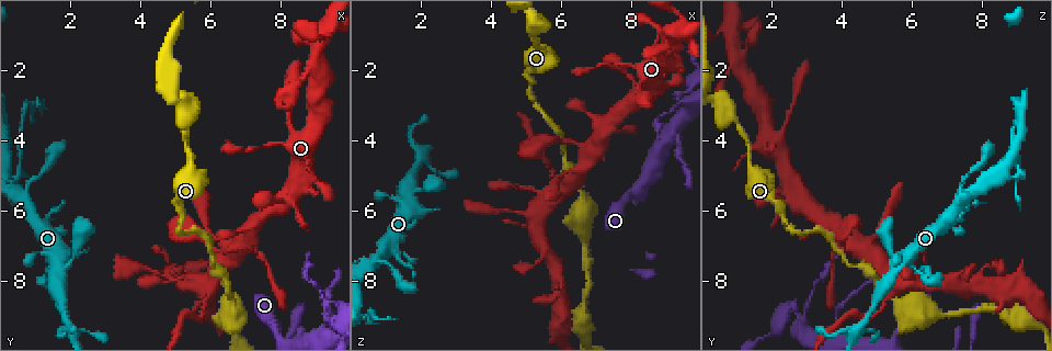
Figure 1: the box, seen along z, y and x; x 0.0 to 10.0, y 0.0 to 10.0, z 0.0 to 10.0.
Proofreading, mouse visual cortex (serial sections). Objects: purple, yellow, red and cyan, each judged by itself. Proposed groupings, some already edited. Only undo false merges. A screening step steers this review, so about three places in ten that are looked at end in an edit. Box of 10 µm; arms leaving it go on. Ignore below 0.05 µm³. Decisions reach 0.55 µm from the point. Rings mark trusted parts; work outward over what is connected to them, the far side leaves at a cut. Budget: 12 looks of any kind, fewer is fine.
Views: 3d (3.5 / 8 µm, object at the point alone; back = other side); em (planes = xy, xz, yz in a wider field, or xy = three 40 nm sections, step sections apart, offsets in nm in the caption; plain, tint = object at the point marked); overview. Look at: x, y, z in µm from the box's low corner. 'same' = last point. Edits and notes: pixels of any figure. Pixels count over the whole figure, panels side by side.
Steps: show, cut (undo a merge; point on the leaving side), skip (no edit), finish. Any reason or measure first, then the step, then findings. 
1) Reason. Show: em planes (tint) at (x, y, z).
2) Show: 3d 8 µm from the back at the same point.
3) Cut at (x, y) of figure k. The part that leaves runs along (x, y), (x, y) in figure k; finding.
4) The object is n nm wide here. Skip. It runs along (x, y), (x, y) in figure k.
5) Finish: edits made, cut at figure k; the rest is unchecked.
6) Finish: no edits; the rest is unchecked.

Sharp bend. Show: 3d 8 µm at (9.35, 8.80, 2.75).

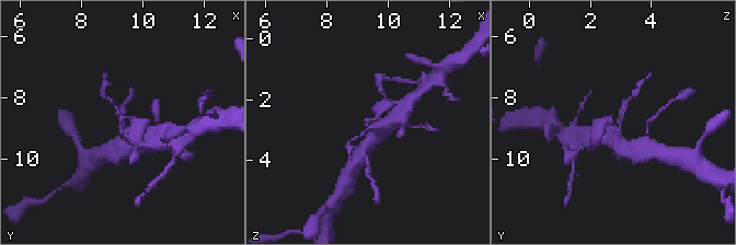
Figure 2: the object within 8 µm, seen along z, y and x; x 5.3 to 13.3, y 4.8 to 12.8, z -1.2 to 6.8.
Show: 3d 3.5 µm from the back at the same point.

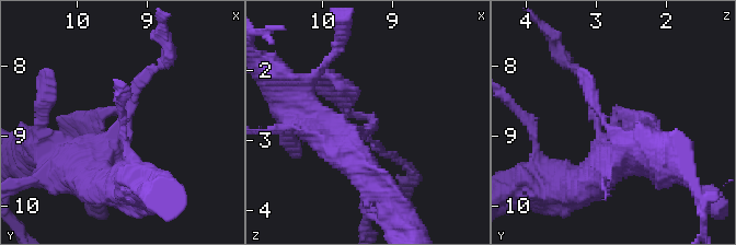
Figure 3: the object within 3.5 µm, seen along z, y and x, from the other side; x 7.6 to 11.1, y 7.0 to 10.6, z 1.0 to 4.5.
Need the tissue. Show: em xy step 2 (tint) at (9.30, 8.80, 2.75).

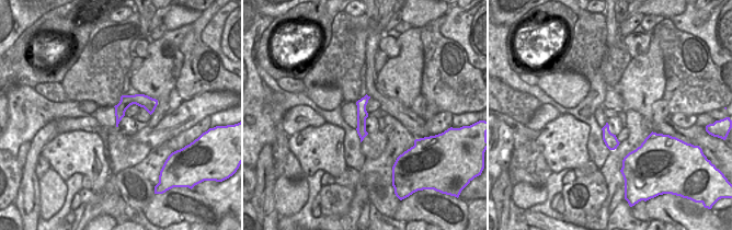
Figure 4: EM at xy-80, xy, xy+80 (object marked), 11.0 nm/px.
Skip. It runs along (591, 176), (617, 113), (647, 142) in figure 3; one cell here.

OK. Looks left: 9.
Show: 3d 3.5 µm at (1.70, 7.65, 5.60).

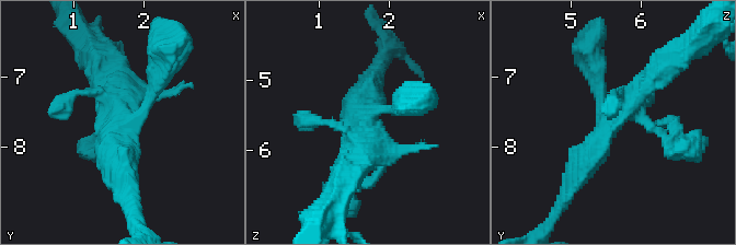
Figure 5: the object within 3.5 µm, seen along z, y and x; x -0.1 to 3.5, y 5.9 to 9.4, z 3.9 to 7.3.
Show: em xy step 3 (tint) at (1.65, 7.70, 5.55).

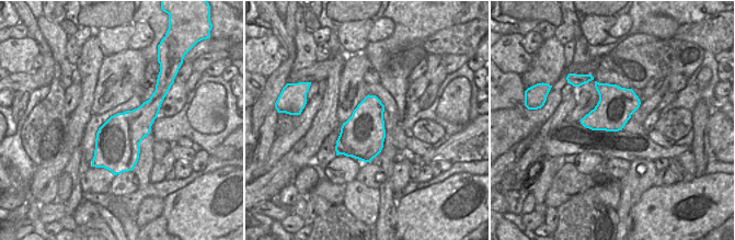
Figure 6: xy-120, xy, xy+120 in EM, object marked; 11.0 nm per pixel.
The object is 480 nm wide here. Skip. It runs along (656, 76), (606, 129), (570, 186) in figure 5; one cell here.

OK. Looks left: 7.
Abrupt turn. Show: 3d 3.5 µm at (2.00, 9.35, 4.40).

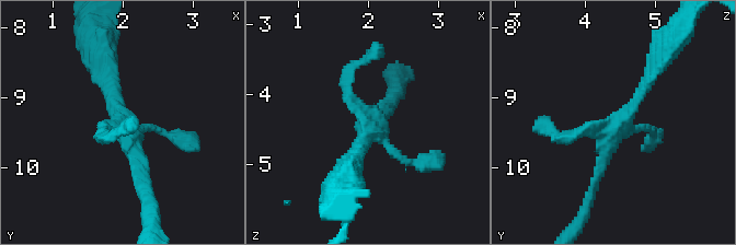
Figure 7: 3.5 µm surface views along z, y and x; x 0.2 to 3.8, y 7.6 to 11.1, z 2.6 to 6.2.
Now the EM. Show: em xy step 5 (plain) at (2.00, 9.35, 4.45).

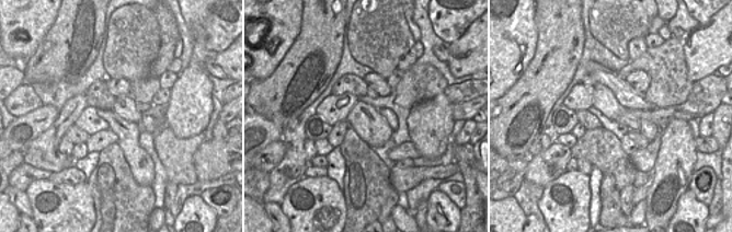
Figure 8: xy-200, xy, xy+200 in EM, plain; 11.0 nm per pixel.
Show: em xy step 5 (tint) at the same point.

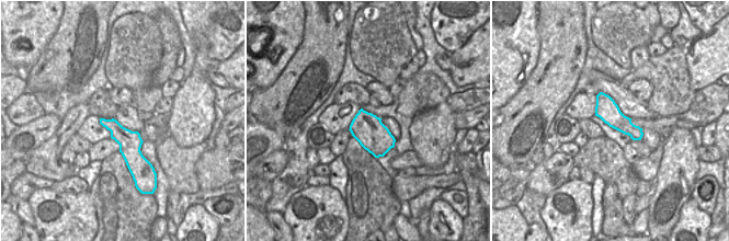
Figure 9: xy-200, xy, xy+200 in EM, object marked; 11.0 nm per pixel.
Skip. It runs along (656, 63), (611, 131), (559, 138) in figure 7; all the same cell.

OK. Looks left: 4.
Abrupt turn. Show: 3d 3.5 µm at (5.75, 8.95, 4.95).

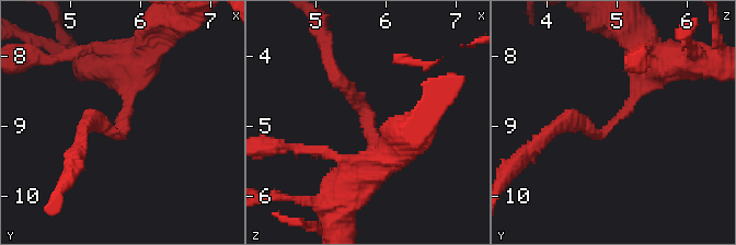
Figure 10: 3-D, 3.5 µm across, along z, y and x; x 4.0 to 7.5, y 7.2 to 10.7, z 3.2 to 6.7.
The arms are 200, 250 nm wide. Show: em xy step 2 (tint) at (5.80, 8.95, 4.95).

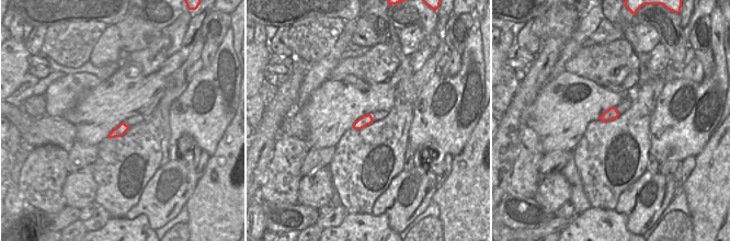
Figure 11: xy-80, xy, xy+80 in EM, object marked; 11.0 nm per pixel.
Cut it another way. Show: em xy step 5 (tint) at the same point.

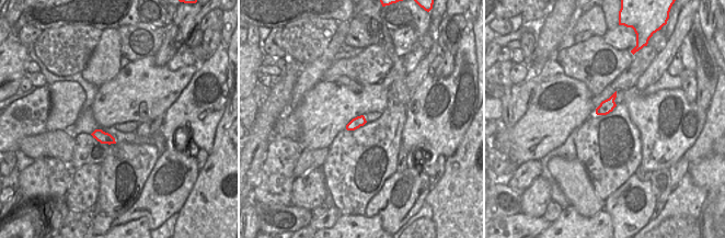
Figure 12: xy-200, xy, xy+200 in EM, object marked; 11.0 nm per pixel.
Skip. It runs along (654, 61), (604, 132), (564, 123) in figure 10; one cell here.

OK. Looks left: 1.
Finish: no edits; the rest is unchecked.

